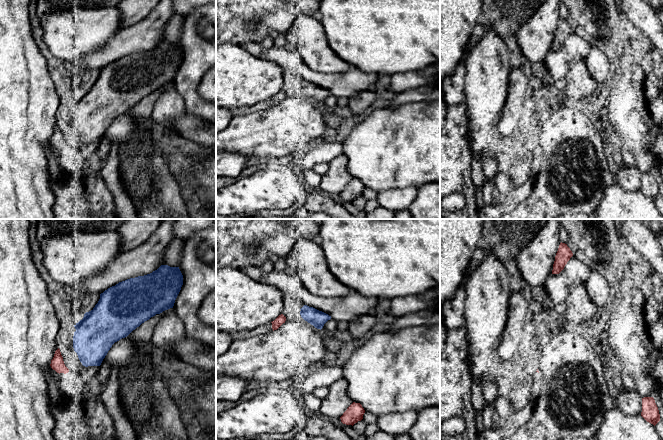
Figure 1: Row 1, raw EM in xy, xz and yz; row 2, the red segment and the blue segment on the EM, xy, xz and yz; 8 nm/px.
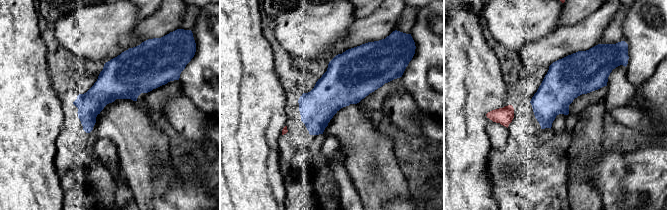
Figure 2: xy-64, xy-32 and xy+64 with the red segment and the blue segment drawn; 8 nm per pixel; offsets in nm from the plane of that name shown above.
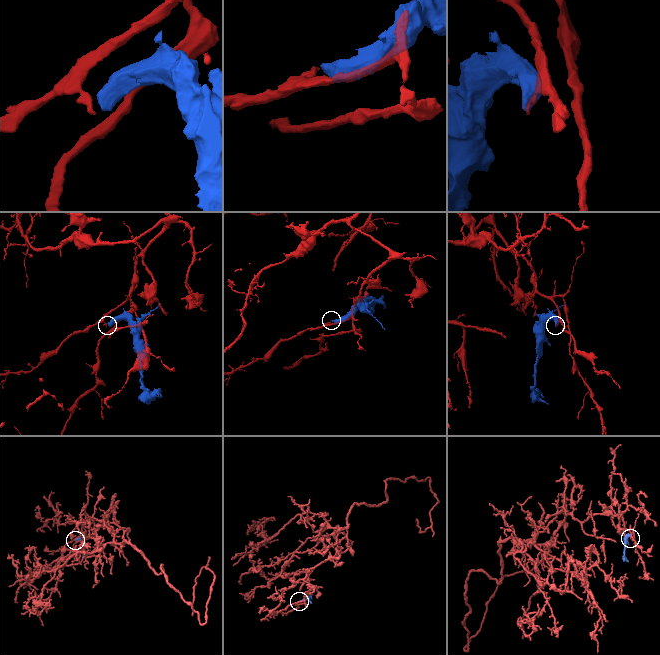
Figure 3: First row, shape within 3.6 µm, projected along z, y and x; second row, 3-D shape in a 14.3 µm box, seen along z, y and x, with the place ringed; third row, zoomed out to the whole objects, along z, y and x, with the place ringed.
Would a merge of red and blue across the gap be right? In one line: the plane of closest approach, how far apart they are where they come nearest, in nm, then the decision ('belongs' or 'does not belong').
nearest in xy; 110 nm apart; does not belong

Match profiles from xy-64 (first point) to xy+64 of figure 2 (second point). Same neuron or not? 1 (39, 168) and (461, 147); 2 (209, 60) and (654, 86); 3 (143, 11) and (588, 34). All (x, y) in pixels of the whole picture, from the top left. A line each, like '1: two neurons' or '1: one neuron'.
1: one neuron
2: two neurons
3: two neurons

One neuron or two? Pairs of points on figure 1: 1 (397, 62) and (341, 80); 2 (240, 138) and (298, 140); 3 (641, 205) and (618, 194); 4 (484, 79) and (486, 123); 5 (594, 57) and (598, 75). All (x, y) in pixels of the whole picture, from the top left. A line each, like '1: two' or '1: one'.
1: two
2: one
3: one
4: one
5: one

